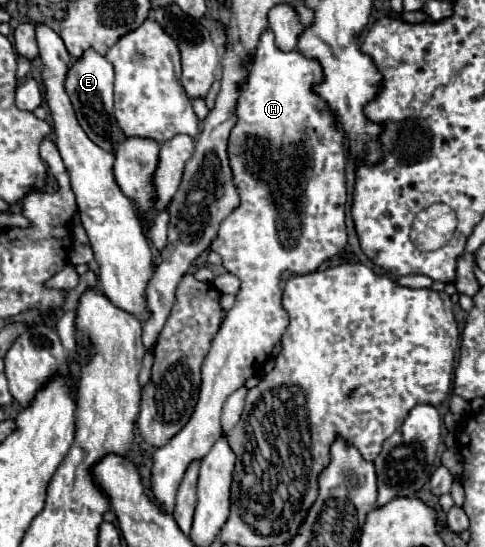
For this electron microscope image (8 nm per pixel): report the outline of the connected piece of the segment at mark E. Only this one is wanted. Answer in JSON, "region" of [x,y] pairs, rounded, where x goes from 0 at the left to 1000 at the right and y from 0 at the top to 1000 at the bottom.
{"region":[[[173,91],[169,106],[153,110],[136,135],[136,172],[153,194],[165,230],[181,245],[181,252],[202,263],[210,274],[235,278],[243,260],[252,260],[256,245],[235,216],[235,179],[231,179],[231,146],[235,146],[235,121],[198,91]]]}

